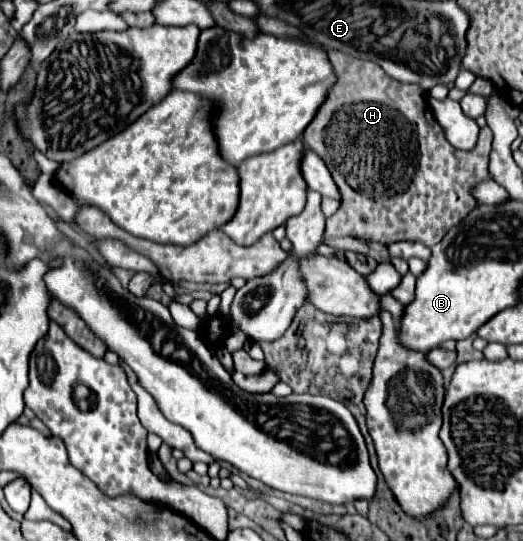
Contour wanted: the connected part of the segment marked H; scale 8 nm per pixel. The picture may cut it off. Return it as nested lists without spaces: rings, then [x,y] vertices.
[[[328,51],[328,61],[336,73],[336,83],[330,87],[316,117],[302,133],[302,141],[326,163],[342,197],[340,209],[326,219],[324,233],[328,237],[366,237],[384,245],[418,241],[426,247],[434,247],[456,223],[480,205],[472,191],[478,183],[492,179],[488,169],[492,149],[490,127],[480,129],[474,149],[456,149],[446,141],[442,127],[426,103],[424,89],[418,83],[396,81],[388,77],[380,65],[342,51]]]

